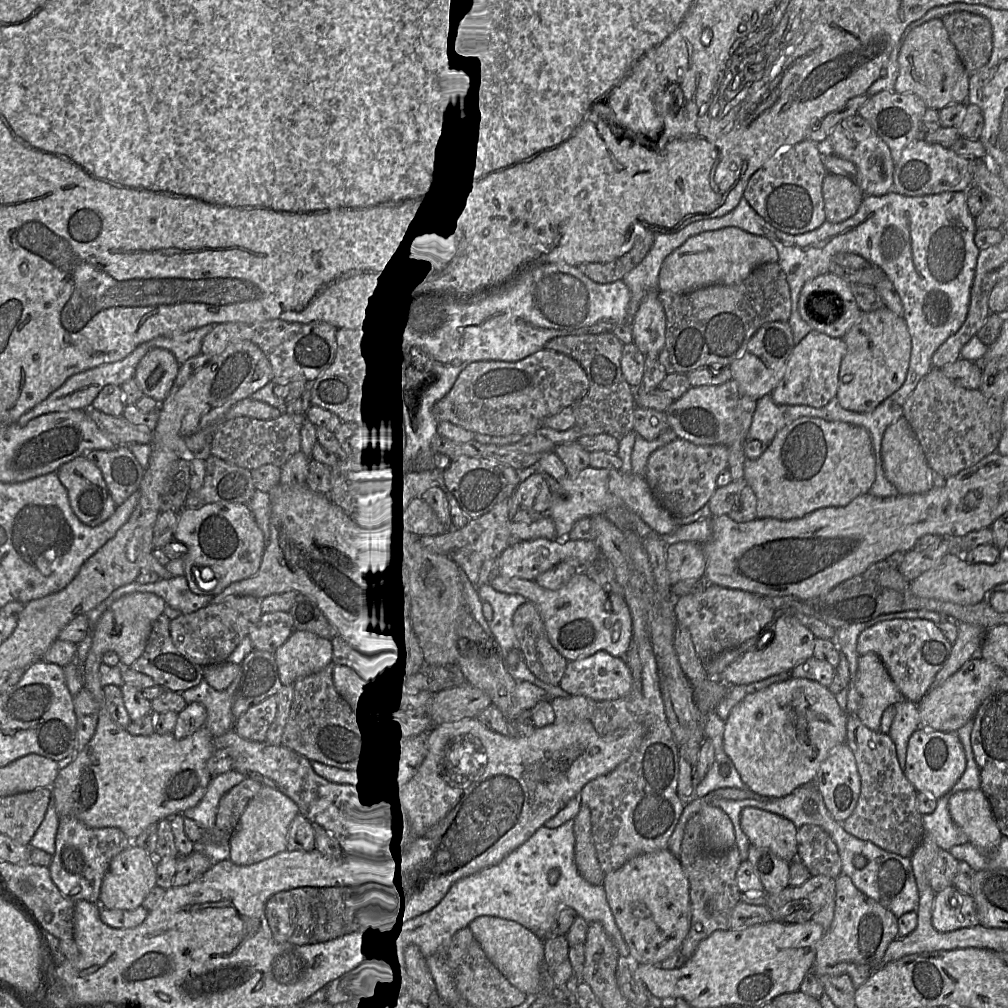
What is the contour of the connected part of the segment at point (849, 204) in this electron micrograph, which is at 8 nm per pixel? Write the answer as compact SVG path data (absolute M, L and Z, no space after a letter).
M833 174L825 176L822 195L826 221L833 224L852 217L865 198L854 179Z

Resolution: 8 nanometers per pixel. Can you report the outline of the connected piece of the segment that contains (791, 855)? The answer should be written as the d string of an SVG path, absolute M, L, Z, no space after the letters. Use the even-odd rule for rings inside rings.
M745 807L740 826L751 845L766 848L791 863L797 859L797 828L788 819L755 807Z

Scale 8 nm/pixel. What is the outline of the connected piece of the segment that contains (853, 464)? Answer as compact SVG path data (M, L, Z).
M801 417L783 427L777 432L773 440L768 444L763 454L755 459L745 461L744 478L757 497L757 518L775 518L779 520L791 520L802 518L805 515L824 507L845 506L854 498L869 492L875 481L875 457L869 432L860 426L839 421L827 421L820 417Z

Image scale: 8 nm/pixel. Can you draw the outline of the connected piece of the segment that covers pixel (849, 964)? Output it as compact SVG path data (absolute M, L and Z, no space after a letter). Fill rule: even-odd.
M846 875L835 879L832 922L816 945L811 971L815 975L848 975L855 989L879 969L889 944L897 938L897 918L892 912L859 891Z

